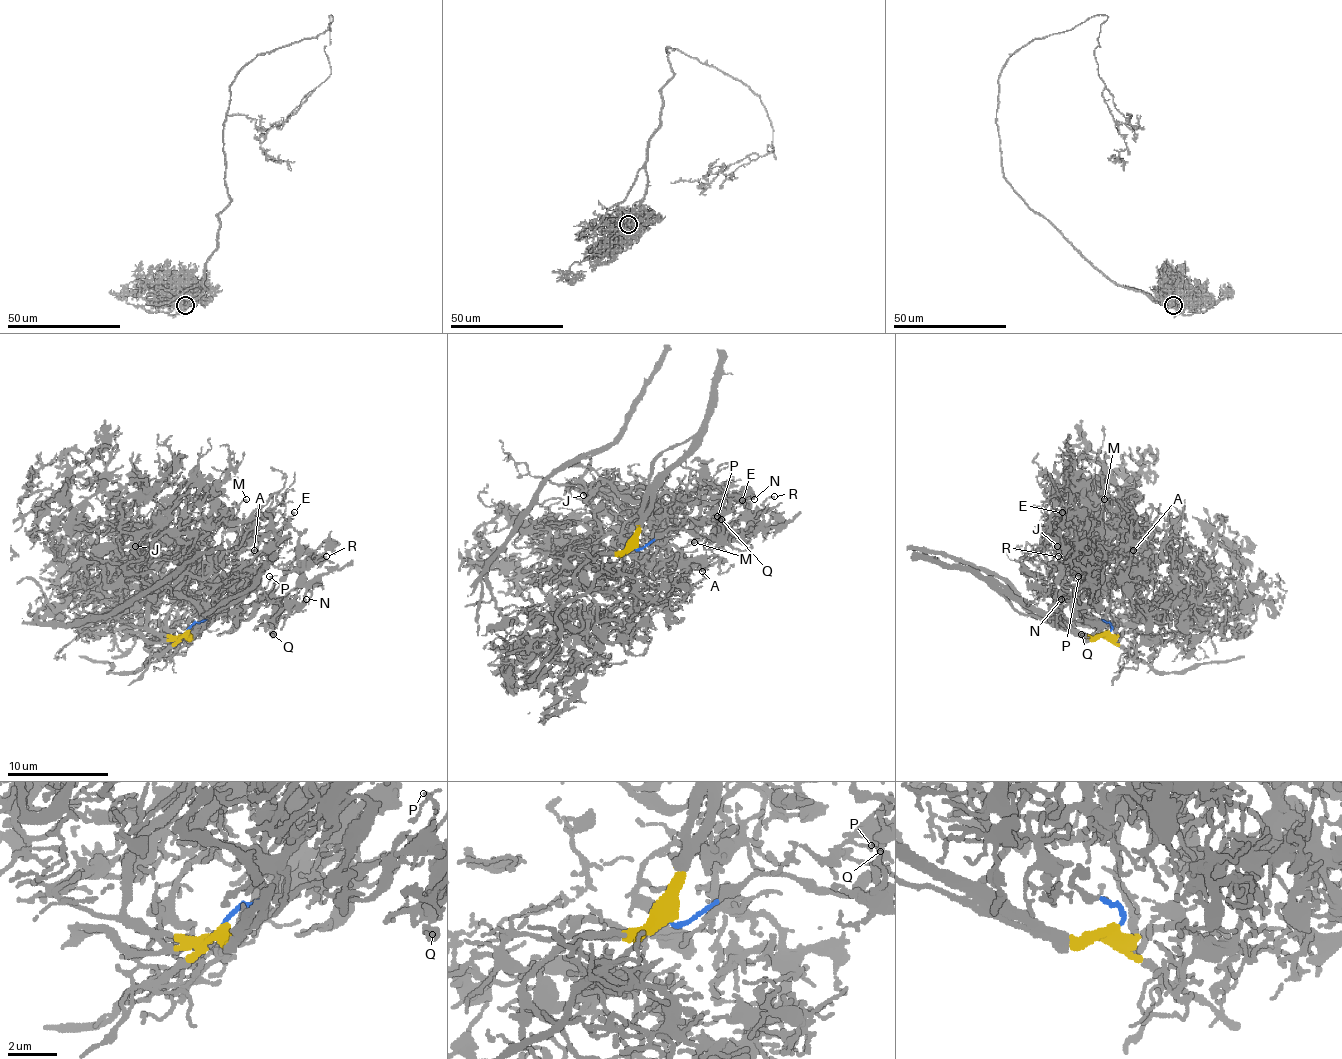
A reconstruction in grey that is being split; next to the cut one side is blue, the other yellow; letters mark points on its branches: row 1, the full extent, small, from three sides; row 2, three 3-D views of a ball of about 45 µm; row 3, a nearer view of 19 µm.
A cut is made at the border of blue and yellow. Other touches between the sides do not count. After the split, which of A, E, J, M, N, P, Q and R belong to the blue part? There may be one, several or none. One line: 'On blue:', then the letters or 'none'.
On blue: E, N, P, Q, R

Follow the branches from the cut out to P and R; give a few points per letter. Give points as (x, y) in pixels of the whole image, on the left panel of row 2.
P: (188, 630), (221, 615), (246, 620), (271, 590), (273, 582), (268, 577)
R: (188, 630), (221, 615), (246, 620), (266, 605), (279, 602), (306, 569), (326, 557)

